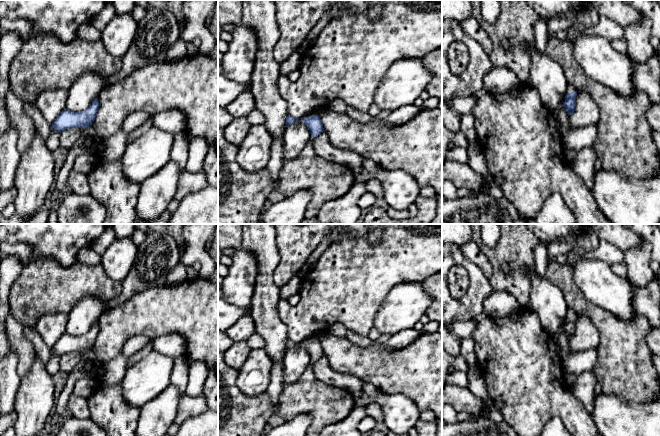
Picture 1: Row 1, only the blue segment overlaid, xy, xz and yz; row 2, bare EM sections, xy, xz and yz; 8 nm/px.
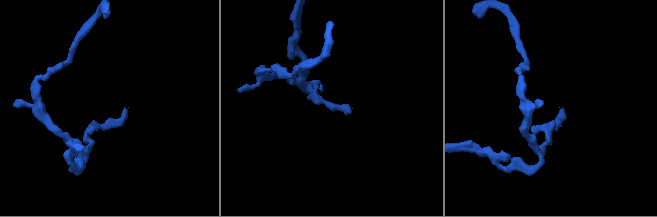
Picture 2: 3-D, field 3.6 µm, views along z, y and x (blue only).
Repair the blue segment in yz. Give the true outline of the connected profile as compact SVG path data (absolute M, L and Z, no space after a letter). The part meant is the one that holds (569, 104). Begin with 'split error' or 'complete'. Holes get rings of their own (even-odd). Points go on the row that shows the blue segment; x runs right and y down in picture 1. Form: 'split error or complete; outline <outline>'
split error; outline M568 84L563 107L570 115L575 111L576 96L577 96L577 91L575 87L571 84Z

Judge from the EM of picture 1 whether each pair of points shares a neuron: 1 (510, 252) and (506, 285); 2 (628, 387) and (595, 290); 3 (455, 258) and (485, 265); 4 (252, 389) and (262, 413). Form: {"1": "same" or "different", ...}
{"1": "same", "2": "different", "3": "different", "4": "different"}

